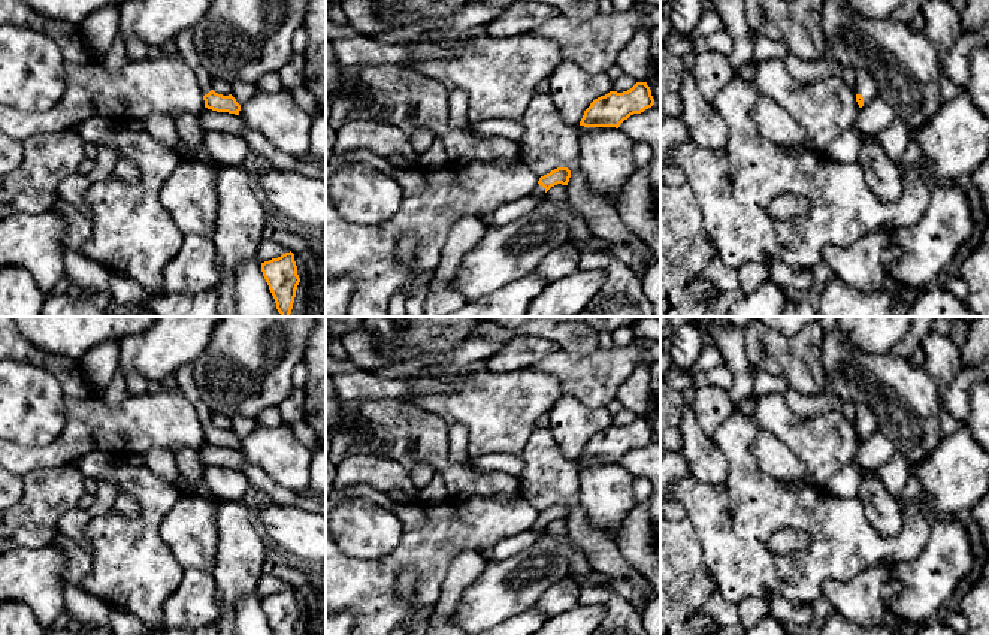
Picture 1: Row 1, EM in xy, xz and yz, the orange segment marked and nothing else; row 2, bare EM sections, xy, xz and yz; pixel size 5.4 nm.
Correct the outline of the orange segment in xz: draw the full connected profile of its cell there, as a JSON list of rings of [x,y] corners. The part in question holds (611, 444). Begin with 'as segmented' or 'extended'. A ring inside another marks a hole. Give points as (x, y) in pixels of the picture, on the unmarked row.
as segmented | [[[636,417],[630,424],[610,426],[595,433],[584,445],[580,460],[584,462],[616,462],[633,448],[641,448],[654,439],[647,417]]]

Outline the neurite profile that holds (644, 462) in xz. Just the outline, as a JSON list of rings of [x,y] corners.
[[[654,438],[641,448],[633,448],[618,462],[633,478],[648,478],[653,493],[648,499],[650,521],[656,547],[660,551],[660,439]]]

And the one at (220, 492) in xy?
[[[208,465],[203,468],[203,487],[218,501],[241,501],[249,487],[244,471]]]

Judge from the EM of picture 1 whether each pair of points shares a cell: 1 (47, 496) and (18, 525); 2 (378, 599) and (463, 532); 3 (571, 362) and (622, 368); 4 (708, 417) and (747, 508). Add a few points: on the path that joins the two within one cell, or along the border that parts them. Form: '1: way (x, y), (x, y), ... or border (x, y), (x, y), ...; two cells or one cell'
1: way (39, 504), (26, 517); one cell
2: way (386, 574), (407, 553), (425, 546), (438, 534); one cell
3: way (583, 368), (610, 368); one cell
4: border (737, 408), (711, 437); two cells

